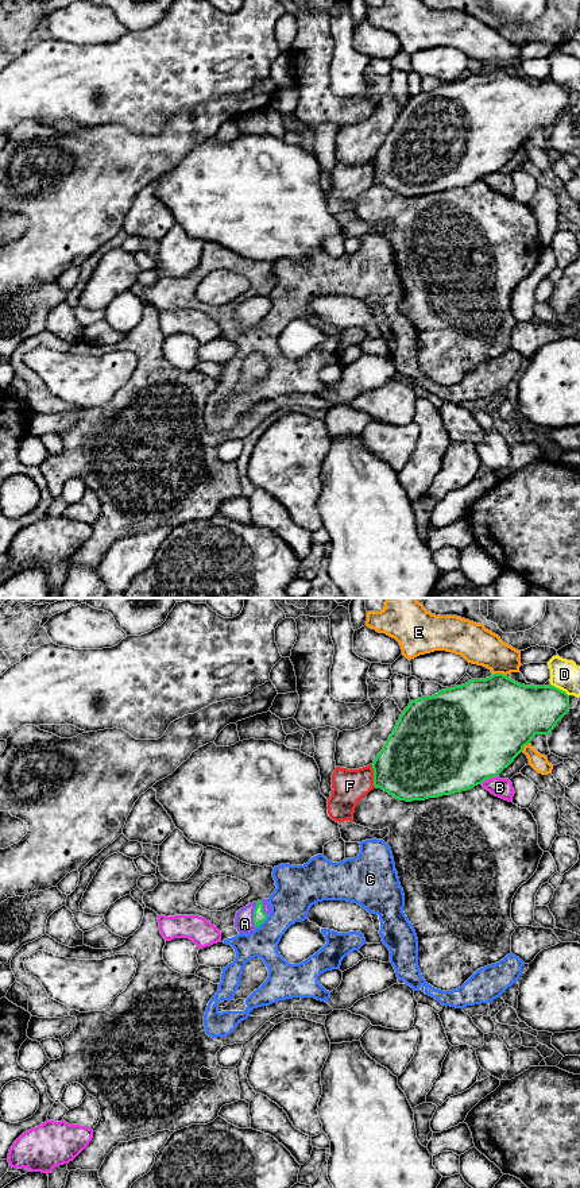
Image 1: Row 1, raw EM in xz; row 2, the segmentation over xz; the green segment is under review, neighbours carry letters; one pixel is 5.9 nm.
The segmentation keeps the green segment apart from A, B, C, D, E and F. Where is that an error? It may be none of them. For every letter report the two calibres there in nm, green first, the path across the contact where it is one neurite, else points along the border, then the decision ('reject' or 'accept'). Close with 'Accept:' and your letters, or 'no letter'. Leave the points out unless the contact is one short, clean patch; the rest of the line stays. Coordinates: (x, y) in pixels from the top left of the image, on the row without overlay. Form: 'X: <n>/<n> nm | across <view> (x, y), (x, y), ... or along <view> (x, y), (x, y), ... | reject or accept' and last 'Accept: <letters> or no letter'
A: 80/110 nm | across xz (259, 311), (254, 309), (244, 319) | accept
B: 500/110 nm | reject
C: 80/240 nm | reject
D: 300/180 nm | reject
E: 480/220 nm | reject
F: 420/200 nm | reject
Accept: A

